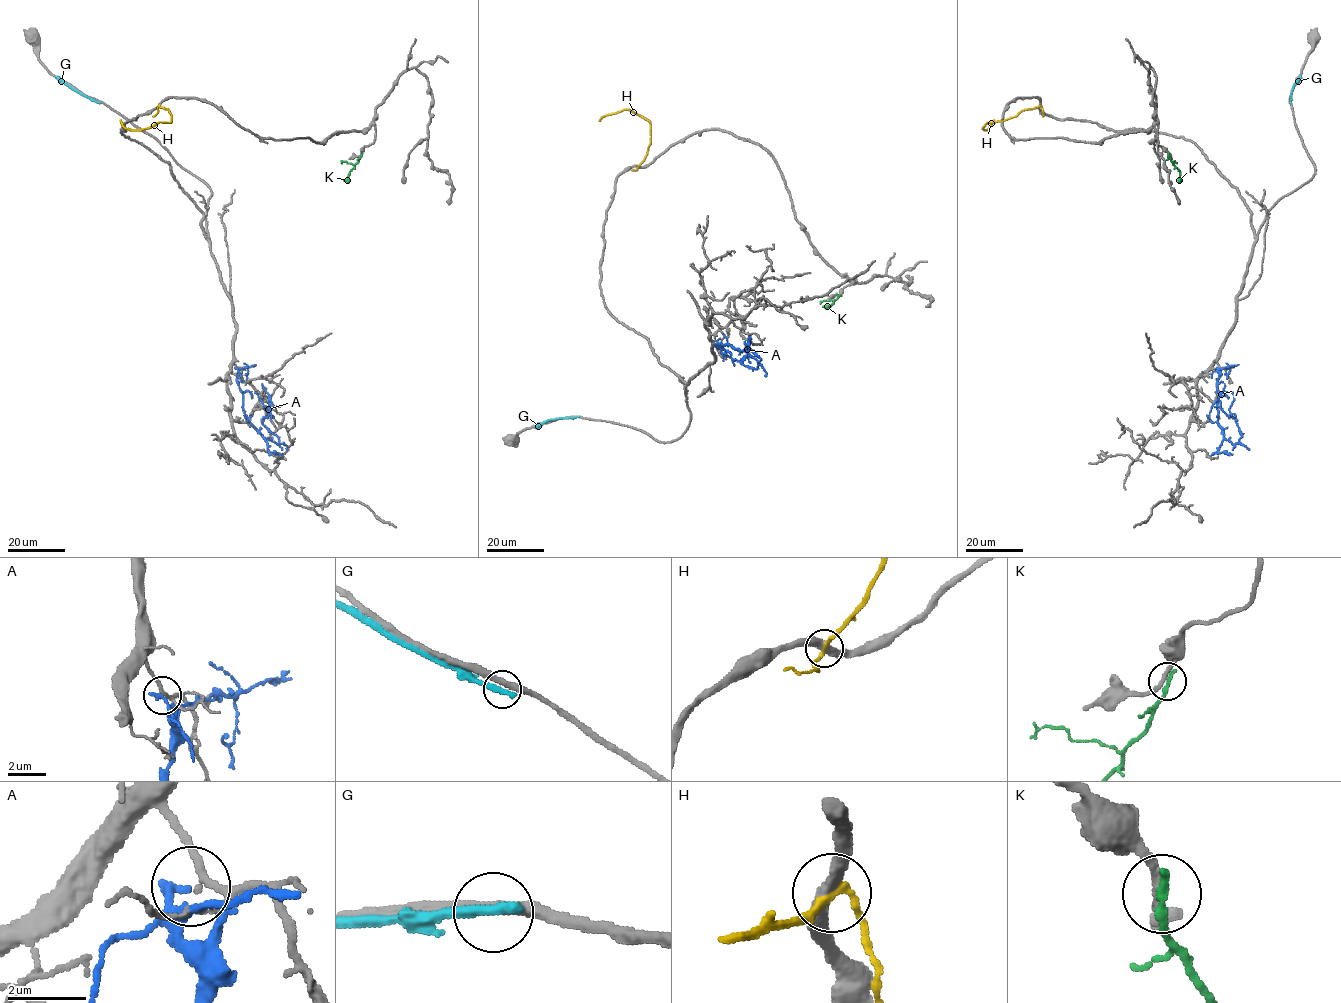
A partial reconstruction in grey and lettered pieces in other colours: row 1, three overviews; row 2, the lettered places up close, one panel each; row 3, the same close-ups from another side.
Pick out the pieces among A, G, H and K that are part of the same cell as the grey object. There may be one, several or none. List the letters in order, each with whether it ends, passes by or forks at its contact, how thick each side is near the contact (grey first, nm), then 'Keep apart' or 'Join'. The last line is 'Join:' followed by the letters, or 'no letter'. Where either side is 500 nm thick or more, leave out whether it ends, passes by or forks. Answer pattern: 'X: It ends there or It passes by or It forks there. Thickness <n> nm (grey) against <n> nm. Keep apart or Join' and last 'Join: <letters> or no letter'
A: It ends there. Thickness 160 nm (grey) against 200 nm. Keep apart
G: It ends there. Thickness 320 nm (grey) against 360 nm. Keep apart
H: It passes by. Thickness 380 nm (grey) against 190 nm. Keep apart
K: It ends there. Thickness 200 nm (grey) against 280 nm. Keep apart
Join: no letter

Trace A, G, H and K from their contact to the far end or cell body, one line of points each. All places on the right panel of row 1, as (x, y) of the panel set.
A: (1219, 368), (1218, 425), (1224, 438), (1238, 442), (1236, 419), (1218, 399), (1209, 418)
G: (1290, 102), (1292, 89), (1300, 76)
H: (1039, 105), (1022, 110), (1014, 117), (988, 122), (983, 128), (988, 129), (993, 120)
K: (1168, 155), (1179, 171), (1179, 180)

